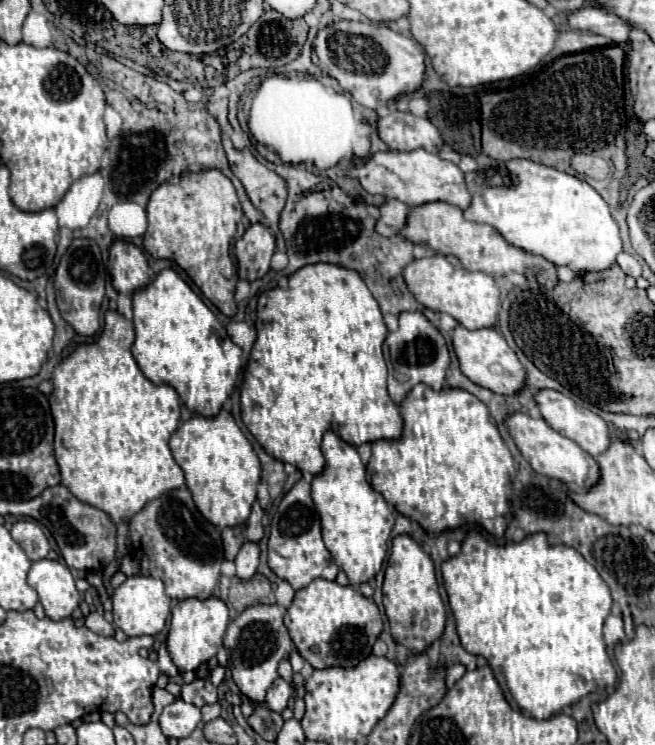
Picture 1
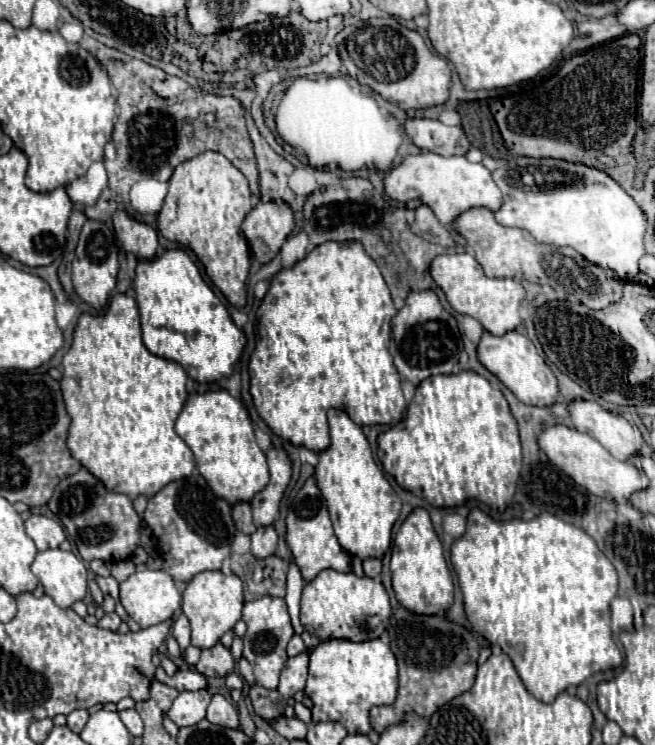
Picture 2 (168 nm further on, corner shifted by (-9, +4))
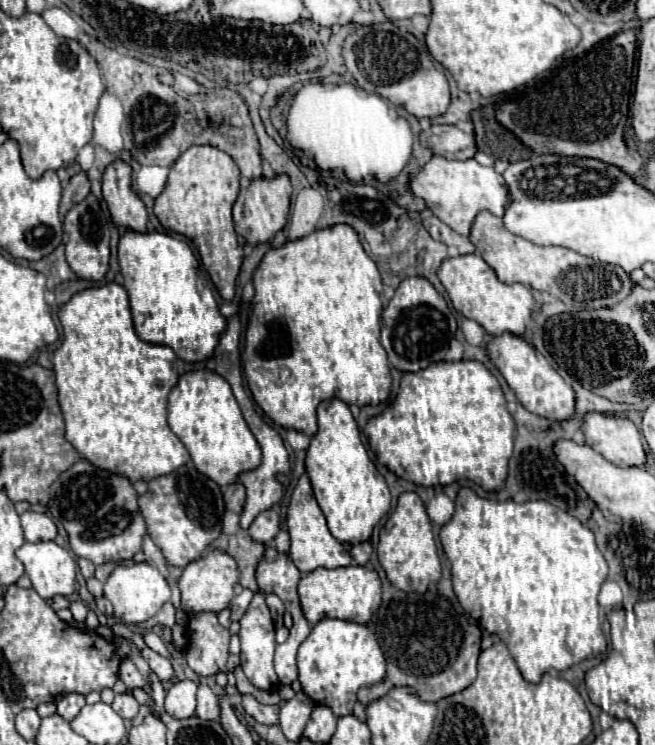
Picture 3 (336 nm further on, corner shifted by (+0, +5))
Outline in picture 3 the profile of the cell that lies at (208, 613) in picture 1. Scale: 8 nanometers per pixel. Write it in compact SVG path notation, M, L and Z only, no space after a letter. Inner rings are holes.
M214 549L184 567L178 579L178 587L182 591L182 611L186 611L188 615L196 615L202 611L218 613L234 597L236 585L238 585L238 565L234 557L224 553L222 549Z

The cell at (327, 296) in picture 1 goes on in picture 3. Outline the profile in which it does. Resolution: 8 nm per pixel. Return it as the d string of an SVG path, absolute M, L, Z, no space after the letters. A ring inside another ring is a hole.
M338 223L338 227L316 229L302 239L266 251L252 281L256 295L246 327L242 363L256 403L274 423L314 435L318 431L316 407L322 399L338 397L358 407L378 405L388 399L392 387L390 363L380 345L384 285L376 263L366 255L352 227Z

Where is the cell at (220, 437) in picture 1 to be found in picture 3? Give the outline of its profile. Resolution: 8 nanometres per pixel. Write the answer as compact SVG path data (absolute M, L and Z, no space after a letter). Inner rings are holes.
M198 369L180 377L168 397L168 423L186 445L196 469L218 485L234 483L238 473L250 471L260 463L258 441L242 417L228 381L214 371Z

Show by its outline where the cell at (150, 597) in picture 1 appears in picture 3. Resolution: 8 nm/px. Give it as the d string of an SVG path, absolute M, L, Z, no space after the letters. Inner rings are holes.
M136 563L130 567L116 565L108 581L104 583L104 597L112 603L116 621L122 621L126 625L136 625L148 621L160 611L160 607L170 599L170 587L166 579L160 575L160 571L148 563Z

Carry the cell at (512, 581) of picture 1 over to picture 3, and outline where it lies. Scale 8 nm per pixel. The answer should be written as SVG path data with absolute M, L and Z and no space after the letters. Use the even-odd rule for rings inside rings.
M462 487L458 491L456 497L456 511L452 515L452 519L448 523L442 525L440 529L440 541L444 547L446 557L450 559L452 565L452 583L454 583L454 593L460 601L460 605L464 607L464 611L468 611L488 633L498 635L510 649L522 677L530 683L538 683L540 677L548 671L564 671L588 657L594 657L598 653L602 653L606 649L606 639L600 627L600 605L598 605L598 591L600 585L606 581L608 577L608 563L604 559L604 555L598 551L598 545L594 541L594 533L582 525L574 515L554 507L552 503L538 499L538 501L526 501L526 503L516 503L512 499L506 501L490 501L490 499L482 499L478 497L472 489Z

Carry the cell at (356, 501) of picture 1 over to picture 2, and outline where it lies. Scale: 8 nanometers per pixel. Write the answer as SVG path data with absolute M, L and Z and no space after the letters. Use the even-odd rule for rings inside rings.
M329 410L327 416L331 446L319 454L315 480L329 508L335 536L351 556L359 556L361 560L381 560L391 546L391 530L401 514L401 498L397 498L383 470L375 464L361 426L357 426L343 410Z

